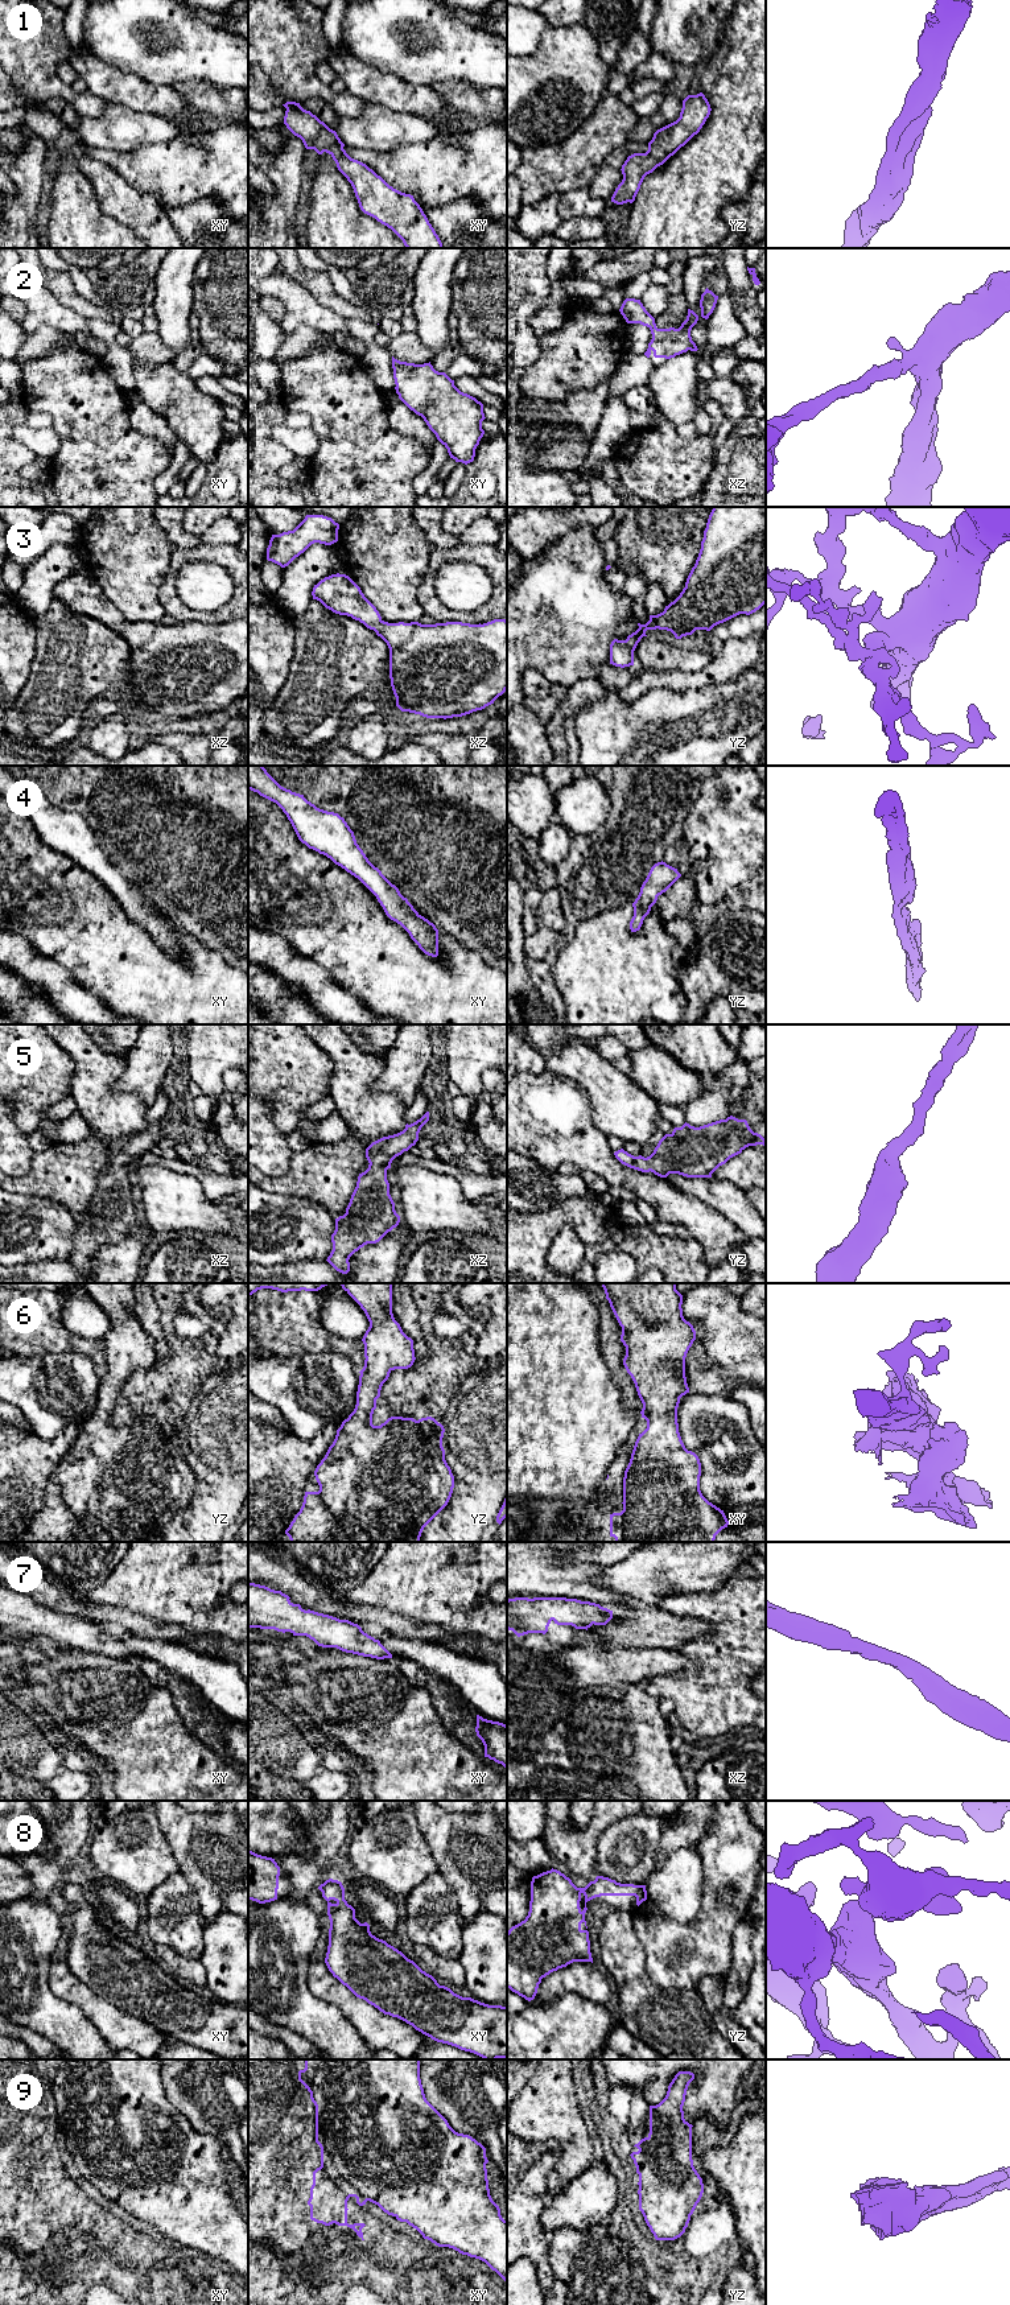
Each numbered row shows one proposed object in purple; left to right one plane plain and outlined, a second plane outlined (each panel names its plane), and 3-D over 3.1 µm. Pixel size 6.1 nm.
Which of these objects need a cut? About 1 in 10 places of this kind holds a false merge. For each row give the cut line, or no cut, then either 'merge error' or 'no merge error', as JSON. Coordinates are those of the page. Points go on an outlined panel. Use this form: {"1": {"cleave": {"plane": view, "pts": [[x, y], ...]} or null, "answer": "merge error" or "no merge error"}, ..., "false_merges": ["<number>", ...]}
{"1": {"cleave": null, "answer": "no merge error"}, "2": {"cleave": null, "answer": "no merge error"}, "3": {"cleave": null, "answer": "no merge error"}, "4": {"cleave": null, "answer": "no merge error"}, "5": {"cleave": null, "answer": "no merge error"}, "6": {"cleave": null, "answer": "no merge error"}, "7": {"cleave": null, "answer": "no merge error"}, "8": {"cleave": null, "answer": "no merge error"}, "9": {"cleave": null, "answer": "no merge error"}, "false_merges": []}

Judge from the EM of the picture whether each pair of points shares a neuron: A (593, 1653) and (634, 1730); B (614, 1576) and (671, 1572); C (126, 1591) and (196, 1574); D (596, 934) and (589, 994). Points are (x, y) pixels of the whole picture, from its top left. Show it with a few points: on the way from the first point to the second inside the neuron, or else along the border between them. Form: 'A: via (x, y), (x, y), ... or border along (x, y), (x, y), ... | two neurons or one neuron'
A: border along (622, 1687), (602, 1690), (581, 1689) | two neurons
B: via (629, 1576), (656, 1574) | one neuron
C: via (143, 1582), (164, 1574), (178, 1574) | one neuron
D: via (596, 948), (596, 980) | one neuron

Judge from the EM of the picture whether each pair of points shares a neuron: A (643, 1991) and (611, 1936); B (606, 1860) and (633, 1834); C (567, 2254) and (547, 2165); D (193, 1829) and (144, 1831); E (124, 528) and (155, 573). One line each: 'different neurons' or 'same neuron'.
A: same neuron
B: same neuron
C: different neurons
D: different neurons
E: same neuron

